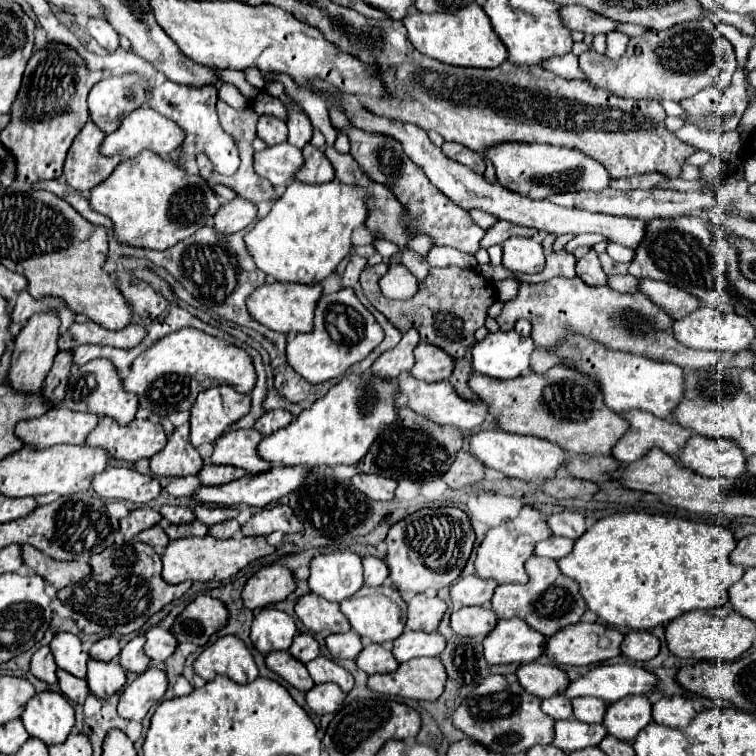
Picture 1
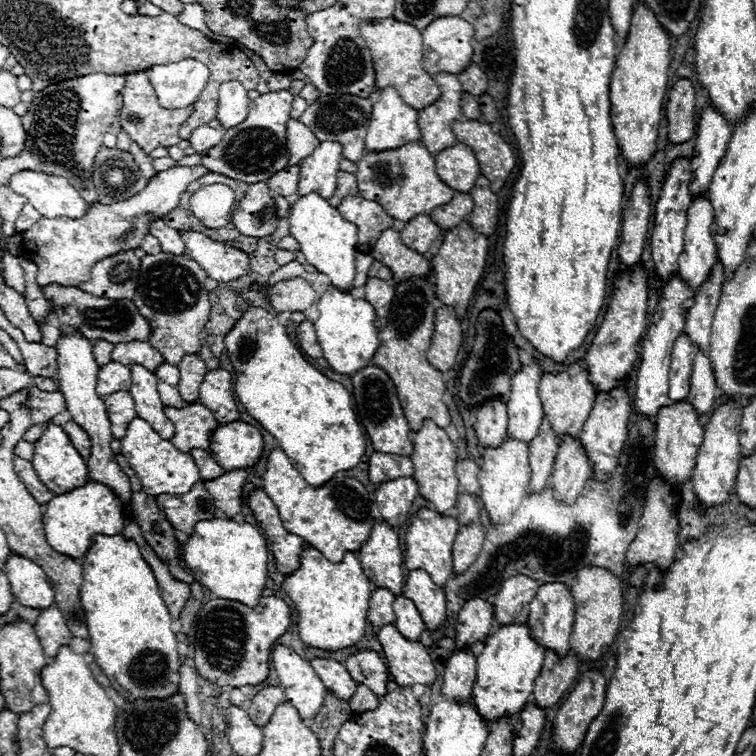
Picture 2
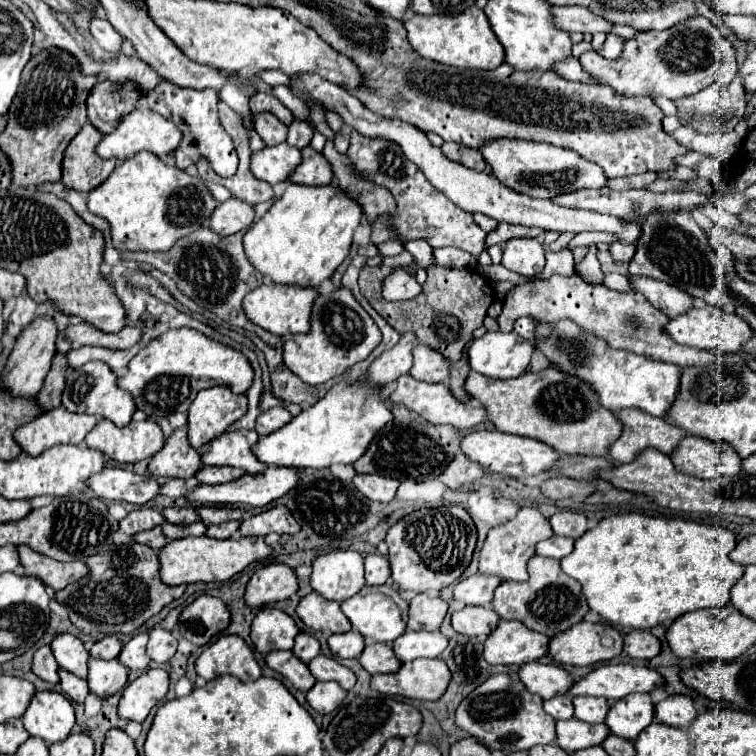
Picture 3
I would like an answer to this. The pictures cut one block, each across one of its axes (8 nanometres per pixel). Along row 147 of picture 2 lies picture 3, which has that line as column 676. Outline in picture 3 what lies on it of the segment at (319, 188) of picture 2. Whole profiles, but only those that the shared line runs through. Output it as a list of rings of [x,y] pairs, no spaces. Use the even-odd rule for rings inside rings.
[[[704,306],[704,308],[692,308],[680,318],[674,318],[666,326],[668,334],[684,346],[692,346],[698,350],[718,350],[718,352],[740,352],[742,346],[754,336],[754,330],[748,326],[744,318],[738,314],[726,314],[720,308]]]

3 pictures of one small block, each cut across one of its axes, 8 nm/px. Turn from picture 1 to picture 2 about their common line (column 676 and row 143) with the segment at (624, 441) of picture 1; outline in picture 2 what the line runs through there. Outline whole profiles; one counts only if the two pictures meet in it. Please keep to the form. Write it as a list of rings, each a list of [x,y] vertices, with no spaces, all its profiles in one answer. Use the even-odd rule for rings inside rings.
[[[440,72],[434,76],[436,84],[440,86],[440,98],[422,108],[418,116],[418,128],[422,132],[422,142],[430,152],[440,152],[442,148],[448,148],[456,142],[456,136],[452,132],[452,122],[462,118],[460,100],[462,100],[462,86],[456,78],[456,74]]]

